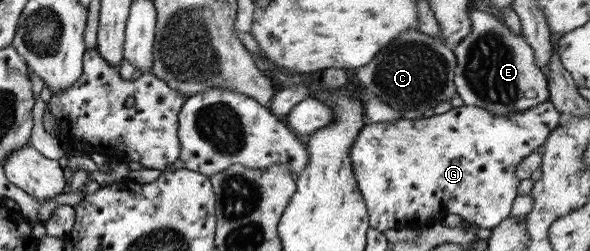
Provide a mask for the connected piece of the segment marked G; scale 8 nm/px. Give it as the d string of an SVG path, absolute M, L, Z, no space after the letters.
M546 100L511 115L495 115L483 108L462 105L442 114L427 113L417 119L398 117L384 124L366 124L350 145L348 160L367 210L369 227L379 231L419 227L446 214L458 214L477 228L494 228L508 216L516 198L519 183L514 174L516 167L524 157L543 147L560 119L561 114Z

